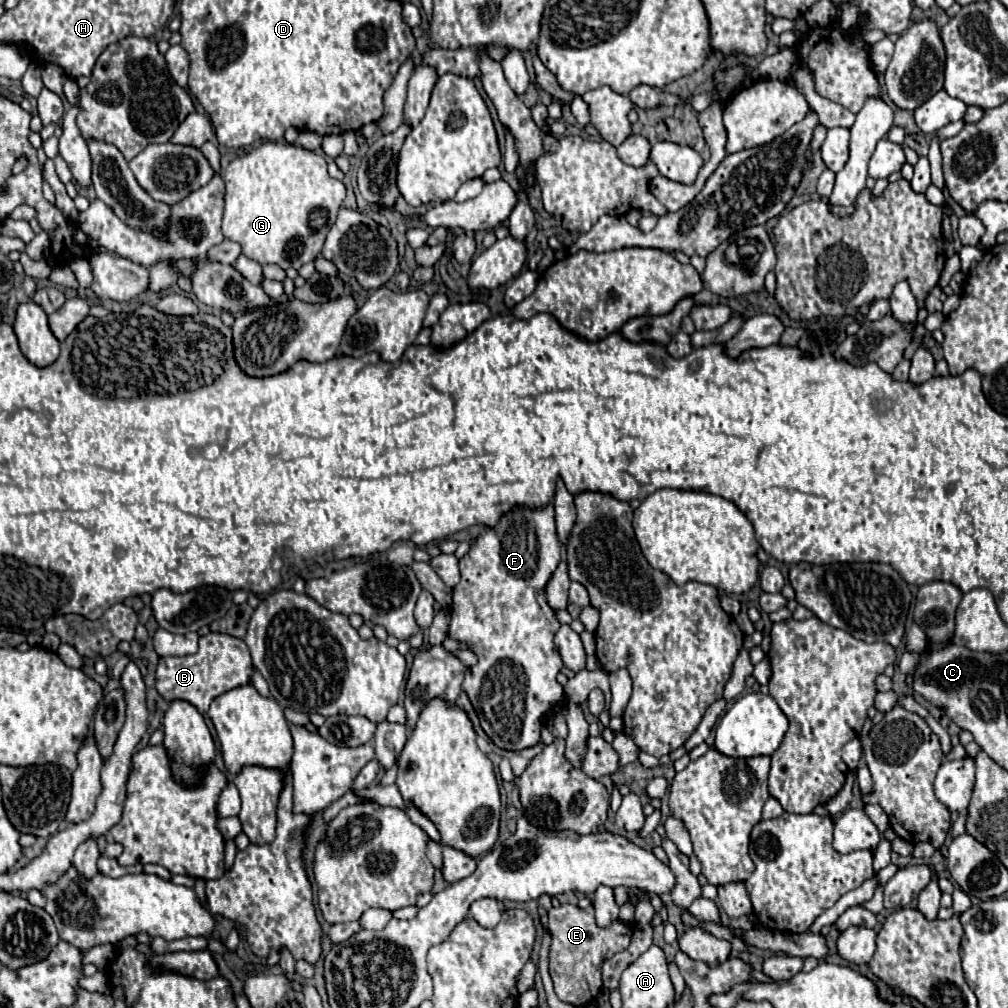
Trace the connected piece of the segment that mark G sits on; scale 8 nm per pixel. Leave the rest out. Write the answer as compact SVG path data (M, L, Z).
M268 141L258 149L236 157L228 163L224 171L224 217L222 233L230 241L242 245L242 253L260 265L280 265L282 269L300 269L302 265L314 261L324 245L328 229L336 221L338 207L344 201L344 185L332 179L326 171L326 159L294 143Z

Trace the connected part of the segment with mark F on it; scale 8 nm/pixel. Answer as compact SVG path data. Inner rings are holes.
M548 503L538 509L516 505L514 509L506 511L496 527L486 527L486 531L478 535L468 553L460 559L462 579L452 591L448 637L466 643L468 649L478 657L478 665L468 667L462 689L476 709L482 729L502 749L518 751L540 743L544 715L564 701L564 689L556 681L562 659L554 647L554 633L558 631L560 623L544 597L546 581L560 563L560 555L562 545L554 525L554 505Z

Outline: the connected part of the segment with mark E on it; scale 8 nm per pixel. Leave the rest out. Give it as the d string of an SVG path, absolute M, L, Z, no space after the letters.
M576 905L552 907L548 913L548 931L552 933L550 945L550 975L556 995L574 1007L592 1003L602 991L602 961L618 951L624 951L632 939L632 927L622 921L610 927L598 927L594 921L594 907L580 909Z

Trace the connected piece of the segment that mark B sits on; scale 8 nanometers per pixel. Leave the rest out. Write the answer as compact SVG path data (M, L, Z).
M208 633L200 639L200 647L194 655L184 657L162 657L156 669L156 691L164 701L188 701L200 713L208 711L208 705L218 695L250 683L254 665L250 659L250 651L242 639L224 635L224 633Z

